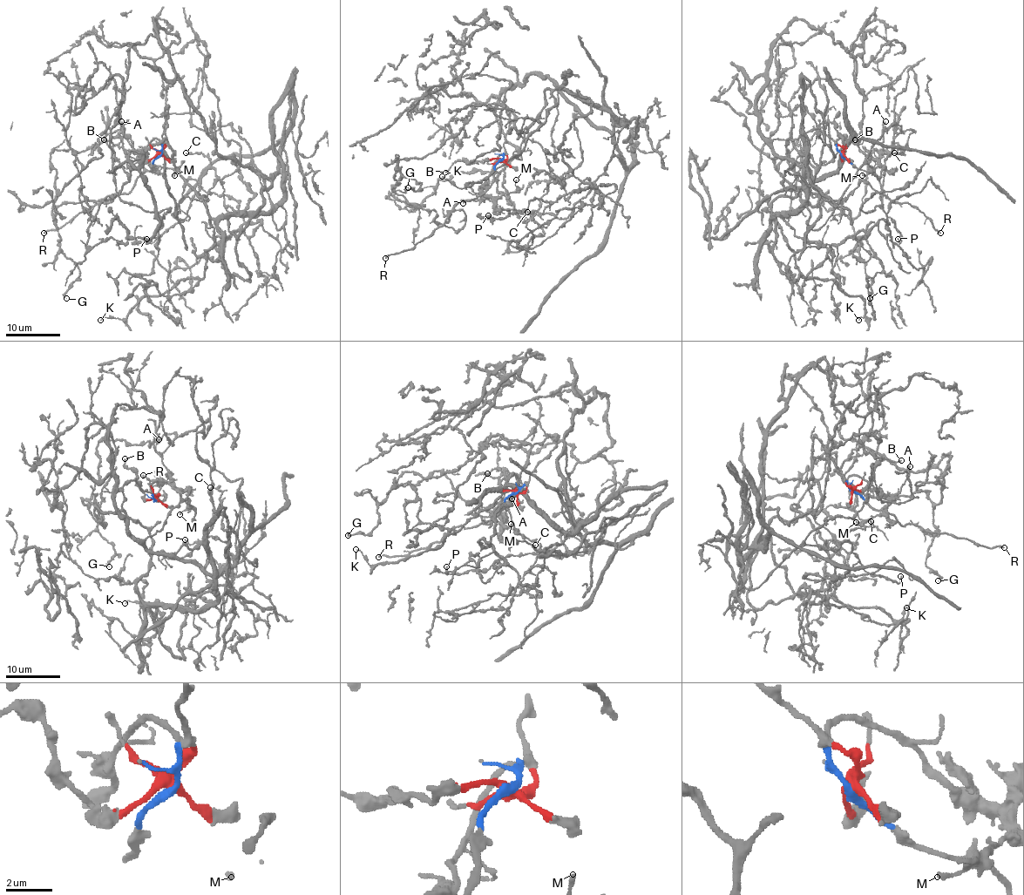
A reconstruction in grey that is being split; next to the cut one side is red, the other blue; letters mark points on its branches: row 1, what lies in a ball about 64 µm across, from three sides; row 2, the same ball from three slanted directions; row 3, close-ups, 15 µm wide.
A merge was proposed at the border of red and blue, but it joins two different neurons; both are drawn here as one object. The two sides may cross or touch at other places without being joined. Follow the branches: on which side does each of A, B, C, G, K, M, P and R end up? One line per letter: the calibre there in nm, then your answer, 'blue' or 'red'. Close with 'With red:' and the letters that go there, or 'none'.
A: calibre 320 nm; blue
B: calibre 200 nm; red
C: calibre 110 nm; red
G: calibre 170 nm; red
K: calibre 110 nm; red
M: calibre 160 nm; blue
P: calibre 180 nm; red
R: calibre 240 nm; blue
With red: B, C, G, K, P

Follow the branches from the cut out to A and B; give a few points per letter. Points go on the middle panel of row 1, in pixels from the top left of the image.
A: (501, 159), (504, 154), (496, 161), (479, 200), (462, 200), (463, 203)
B: (501, 159), (457, 161), (445, 172)

